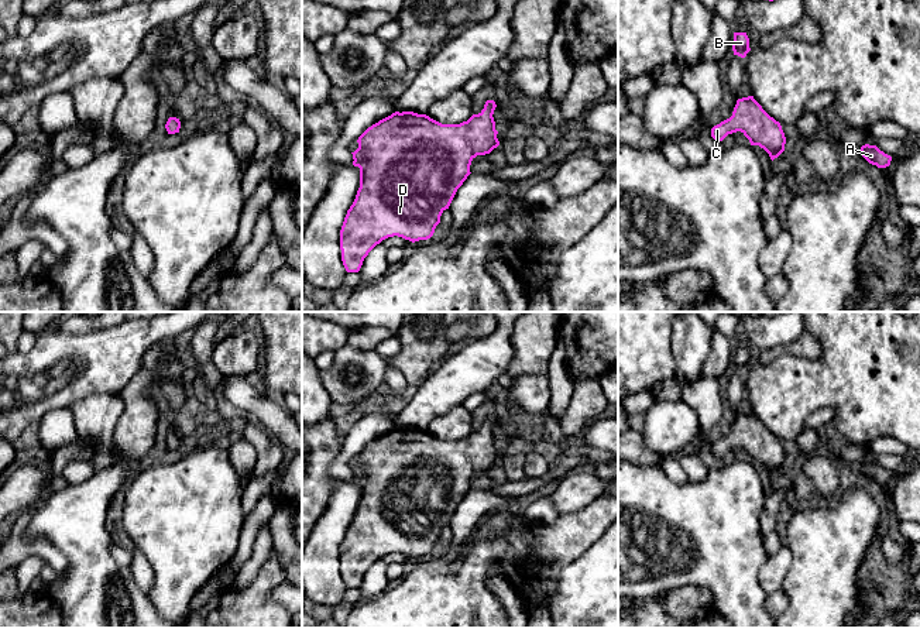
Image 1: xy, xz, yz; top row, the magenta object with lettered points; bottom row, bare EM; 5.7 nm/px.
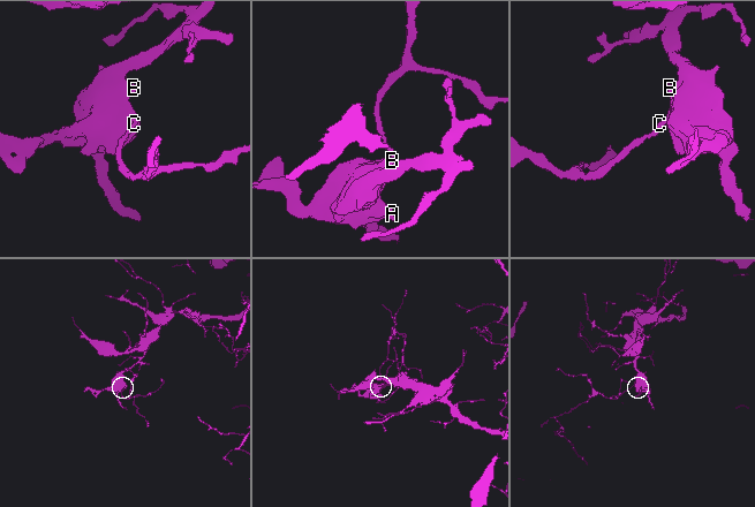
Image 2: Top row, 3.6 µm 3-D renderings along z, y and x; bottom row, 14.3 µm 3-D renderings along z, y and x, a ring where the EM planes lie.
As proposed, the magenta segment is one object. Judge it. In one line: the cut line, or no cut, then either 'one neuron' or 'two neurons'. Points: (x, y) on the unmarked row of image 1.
no cut | one neuron

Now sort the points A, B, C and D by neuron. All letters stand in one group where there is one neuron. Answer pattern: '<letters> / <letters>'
A B C D

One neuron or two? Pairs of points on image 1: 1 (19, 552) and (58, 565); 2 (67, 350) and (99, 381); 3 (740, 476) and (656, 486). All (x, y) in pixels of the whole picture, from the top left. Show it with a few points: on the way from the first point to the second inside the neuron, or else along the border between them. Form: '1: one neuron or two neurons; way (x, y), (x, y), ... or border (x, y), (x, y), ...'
1: one neuron; way (28, 549), (43, 549), (48, 555)
2: one neuron; way (76, 359), (88, 360), (99, 371)
3: one neuron; way (718, 494), (678, 494)

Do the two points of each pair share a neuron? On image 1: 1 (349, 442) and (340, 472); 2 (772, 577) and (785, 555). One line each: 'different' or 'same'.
1: same
2: same

